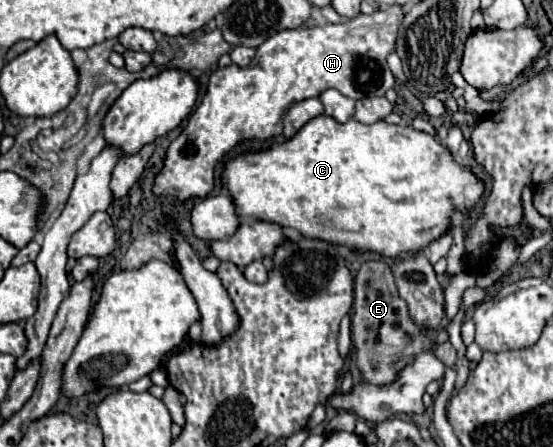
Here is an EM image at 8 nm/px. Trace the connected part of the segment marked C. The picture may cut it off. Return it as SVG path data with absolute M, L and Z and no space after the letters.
M324 114L310 120L294 138L270 150L242 154L230 160L224 168L222 182L230 190L240 216L290 226L306 238L342 244L358 252L376 252L386 258L398 258L404 252L422 252L430 242L450 230L456 208L462 212L472 210L484 192L484 182L466 166L458 164L452 152L426 132L418 132L412 126L394 126L384 120L374 124L362 124L358 120L338 124Z

